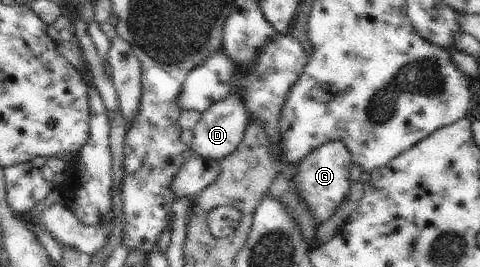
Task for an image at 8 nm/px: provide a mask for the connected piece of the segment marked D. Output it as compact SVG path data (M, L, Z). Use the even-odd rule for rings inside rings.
M227 95L202 112L200 121L195 125L194 135L190 142L195 155L221 162L241 144L245 129L250 123L247 107L241 95Z

